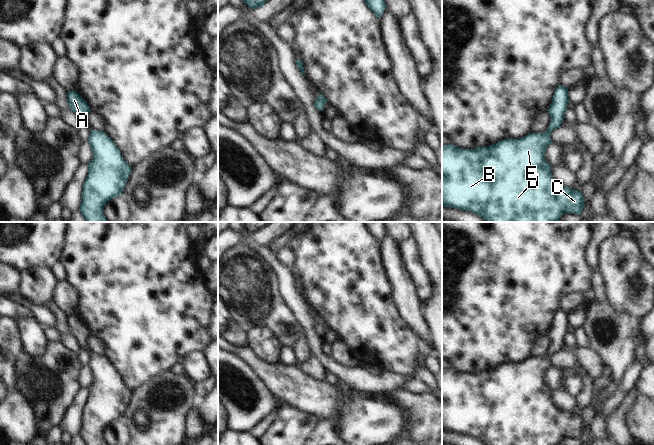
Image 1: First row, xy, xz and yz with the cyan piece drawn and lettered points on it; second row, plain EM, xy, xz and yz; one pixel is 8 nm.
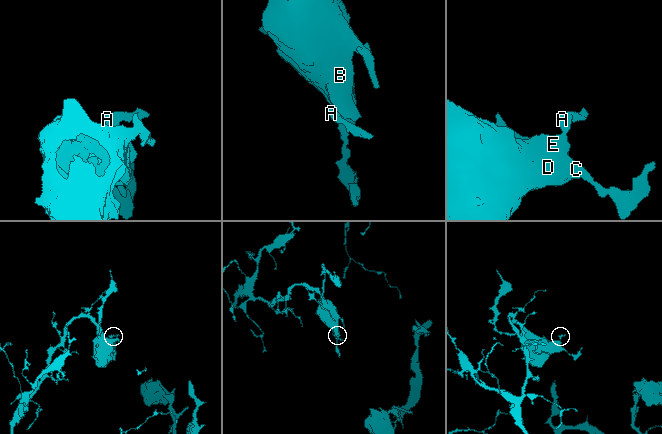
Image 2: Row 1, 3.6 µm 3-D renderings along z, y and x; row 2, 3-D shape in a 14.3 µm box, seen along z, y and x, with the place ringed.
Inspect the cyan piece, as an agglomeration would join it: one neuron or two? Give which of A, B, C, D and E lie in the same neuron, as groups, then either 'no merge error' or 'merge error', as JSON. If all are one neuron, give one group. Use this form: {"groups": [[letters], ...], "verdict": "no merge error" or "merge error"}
{"groups": [["A", "B", "C", "D", "E"]], "verdict": "no merge error"}

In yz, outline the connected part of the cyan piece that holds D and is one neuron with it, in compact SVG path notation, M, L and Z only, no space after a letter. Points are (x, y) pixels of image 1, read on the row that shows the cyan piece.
M559 85L548 109L551 122L543 133L531 132L520 139L507 138L490 146L471 150L455 147L451 143L442 145L442 206L471 211L486 222L558 222L567 213L581 215L585 204L581 190L557 183L544 156L547 146L553 143L551 132L564 121L568 101L568 89Z

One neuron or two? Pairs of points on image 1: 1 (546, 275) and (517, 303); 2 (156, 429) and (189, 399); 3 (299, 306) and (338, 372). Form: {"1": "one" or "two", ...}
{"1": "one", "2": "one", "3": "one"}

